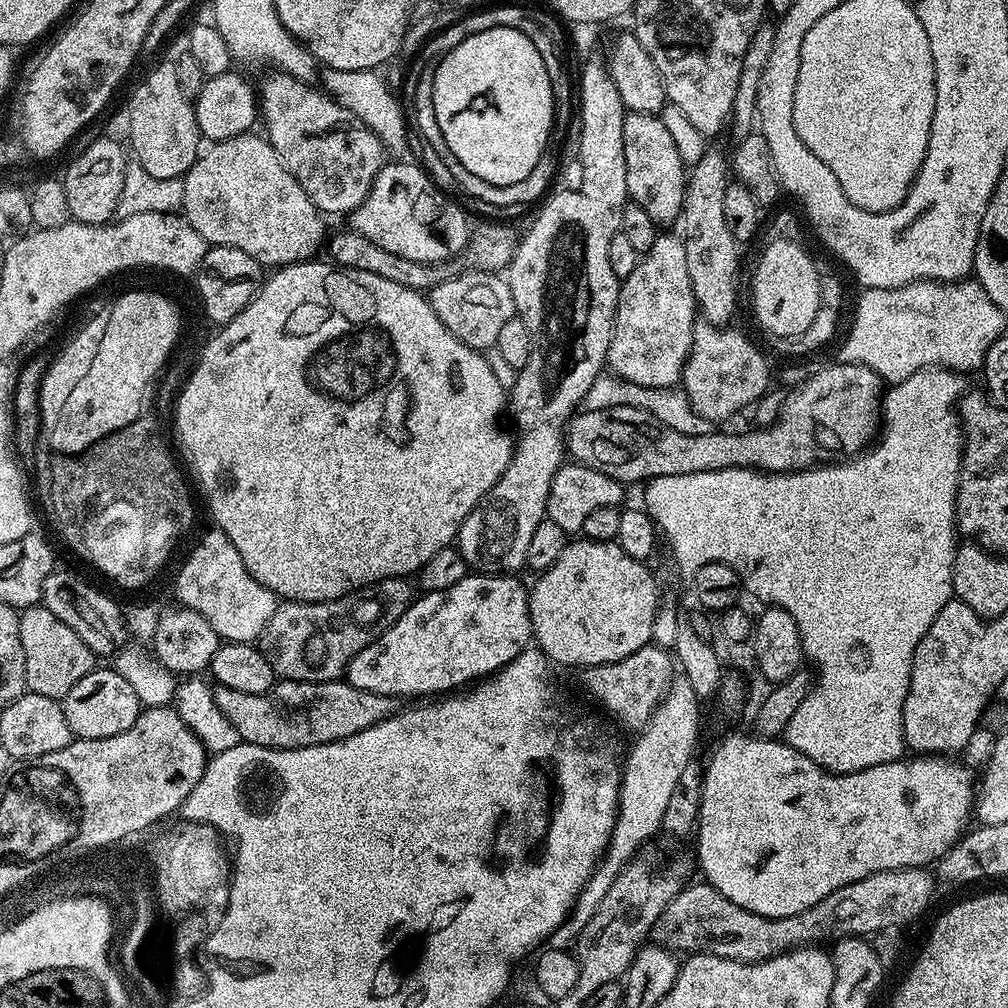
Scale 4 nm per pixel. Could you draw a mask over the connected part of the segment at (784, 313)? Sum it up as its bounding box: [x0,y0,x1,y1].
[752,241,821,338]

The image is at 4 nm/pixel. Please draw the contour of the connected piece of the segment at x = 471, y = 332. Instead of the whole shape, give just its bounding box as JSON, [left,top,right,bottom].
[427,270,516,350]

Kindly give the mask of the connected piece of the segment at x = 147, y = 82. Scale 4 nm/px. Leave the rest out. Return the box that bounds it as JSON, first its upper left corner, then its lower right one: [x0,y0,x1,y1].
[126,64,202,179]

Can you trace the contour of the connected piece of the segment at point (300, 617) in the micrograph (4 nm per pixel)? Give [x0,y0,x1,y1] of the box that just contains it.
[258,576,413,684]

